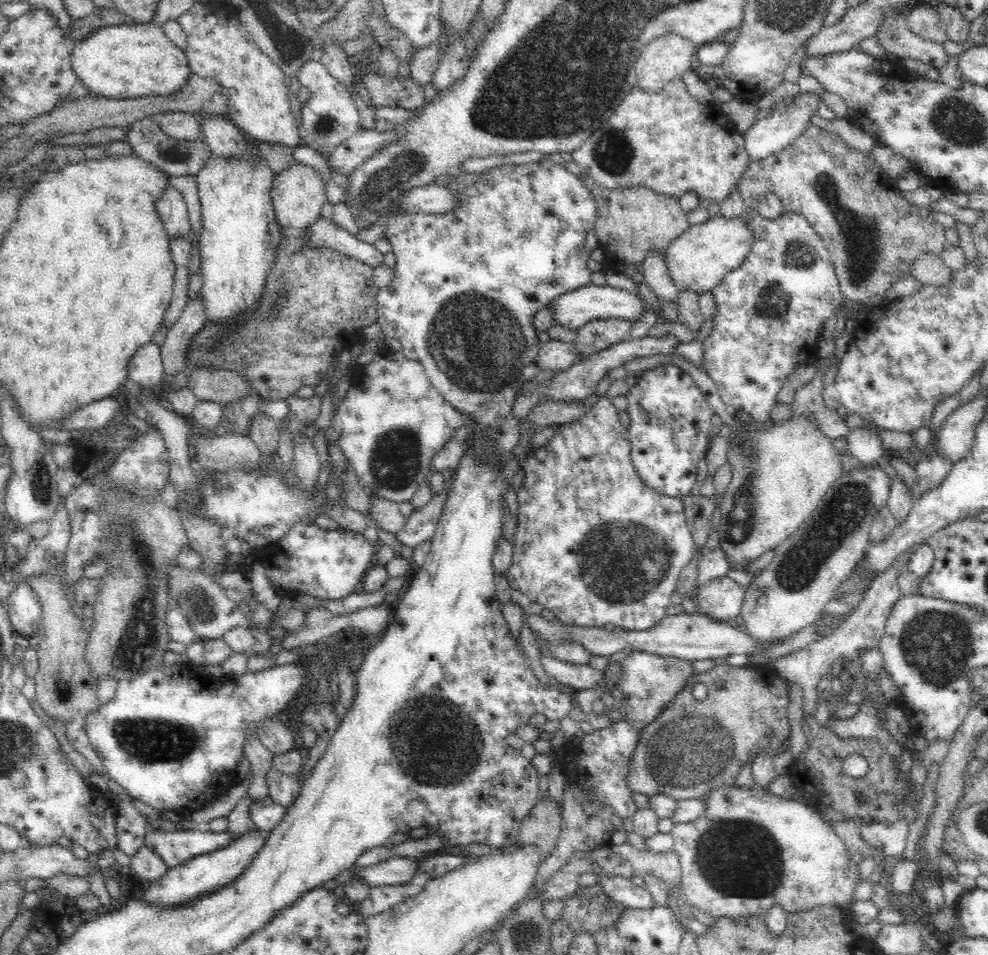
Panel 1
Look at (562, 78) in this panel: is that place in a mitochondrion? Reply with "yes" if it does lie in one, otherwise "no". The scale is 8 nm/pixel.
yes

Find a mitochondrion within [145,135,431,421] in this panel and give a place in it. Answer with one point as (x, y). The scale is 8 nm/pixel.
(220, 344)

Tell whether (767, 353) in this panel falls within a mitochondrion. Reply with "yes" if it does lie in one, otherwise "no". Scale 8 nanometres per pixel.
no

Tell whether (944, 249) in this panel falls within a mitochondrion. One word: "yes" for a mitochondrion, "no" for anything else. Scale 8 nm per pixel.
no

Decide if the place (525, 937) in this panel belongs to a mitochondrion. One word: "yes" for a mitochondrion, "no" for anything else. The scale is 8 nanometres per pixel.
yes

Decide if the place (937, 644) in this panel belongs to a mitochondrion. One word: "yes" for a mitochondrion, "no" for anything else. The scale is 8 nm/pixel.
yes

